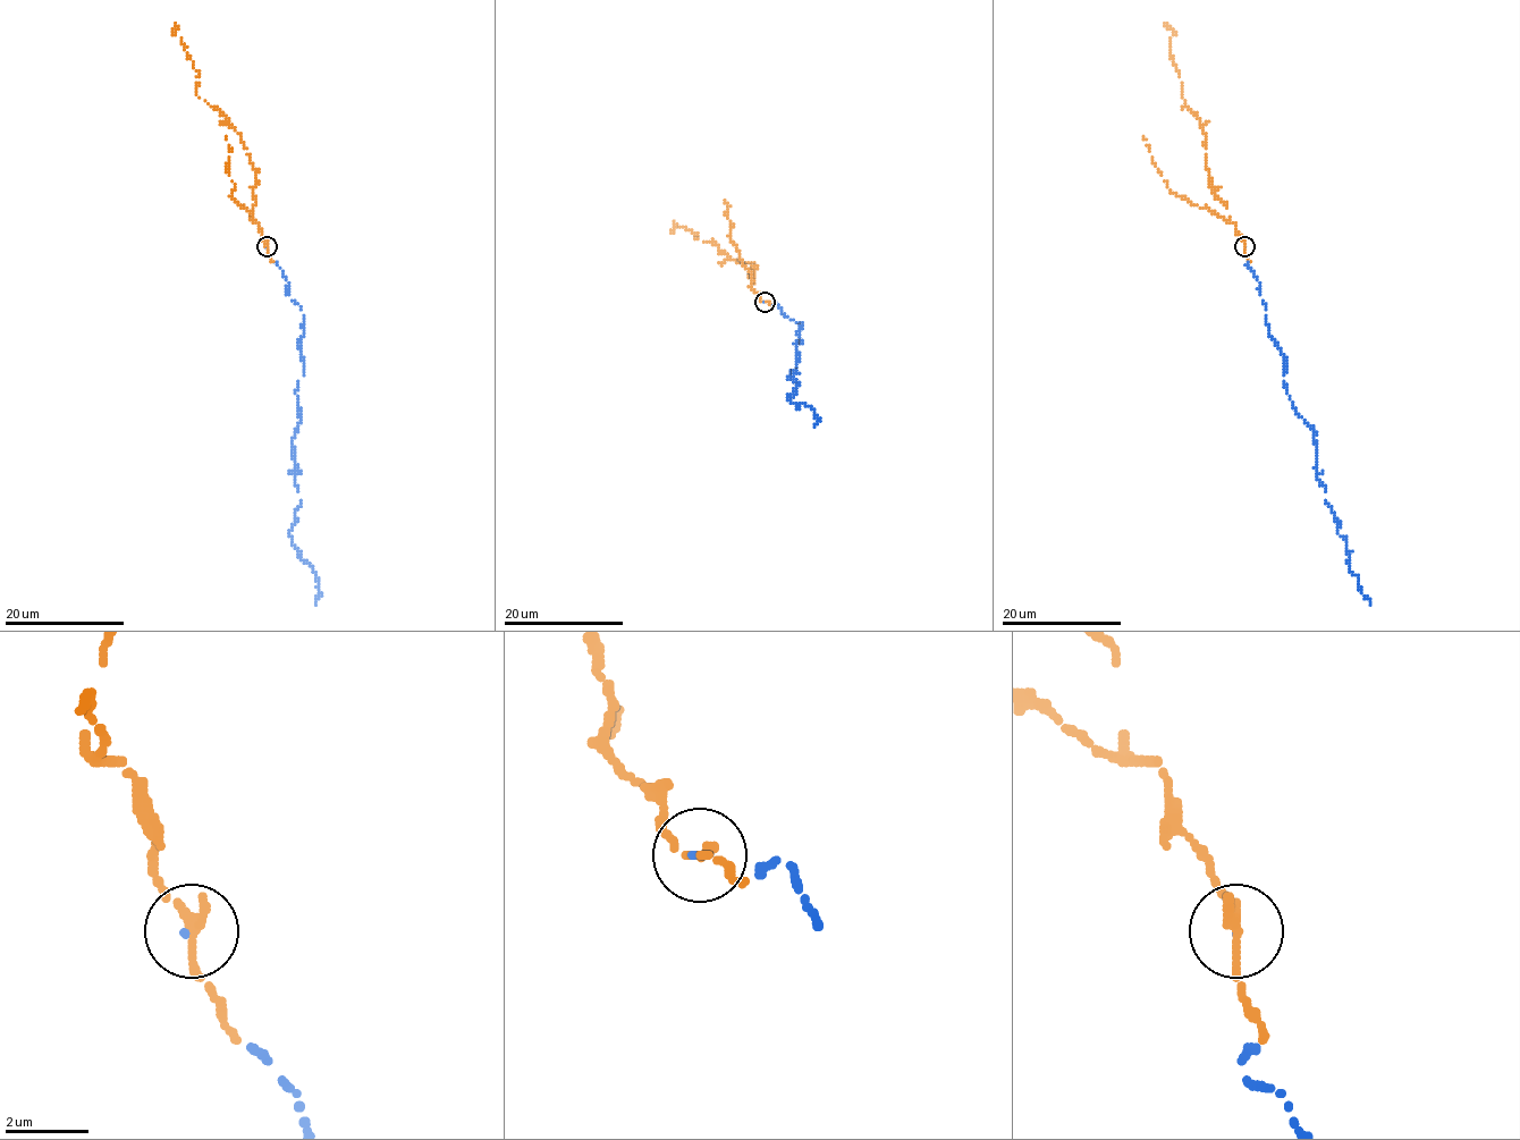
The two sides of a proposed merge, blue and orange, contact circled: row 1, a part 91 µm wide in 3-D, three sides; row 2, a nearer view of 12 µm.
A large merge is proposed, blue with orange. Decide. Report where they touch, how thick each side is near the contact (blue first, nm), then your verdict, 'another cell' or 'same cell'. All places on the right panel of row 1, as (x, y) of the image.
(1244, 246) | 90/240 nm | same cell

